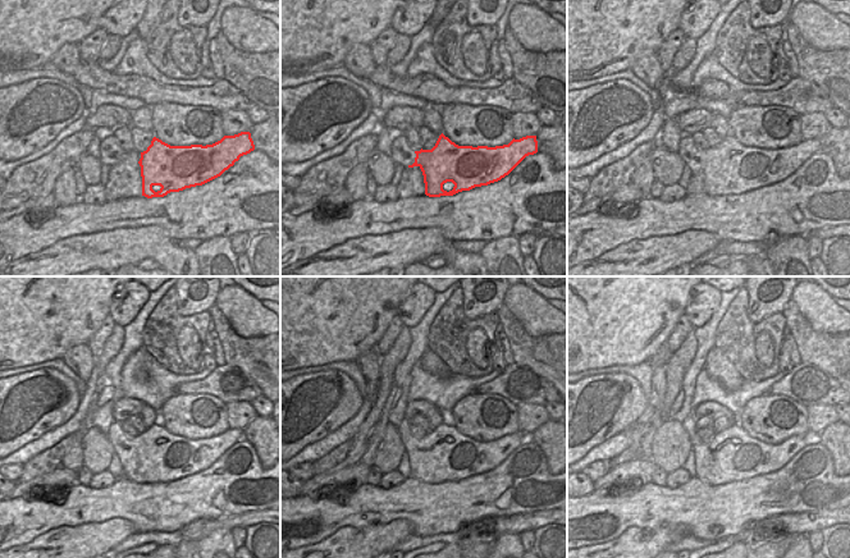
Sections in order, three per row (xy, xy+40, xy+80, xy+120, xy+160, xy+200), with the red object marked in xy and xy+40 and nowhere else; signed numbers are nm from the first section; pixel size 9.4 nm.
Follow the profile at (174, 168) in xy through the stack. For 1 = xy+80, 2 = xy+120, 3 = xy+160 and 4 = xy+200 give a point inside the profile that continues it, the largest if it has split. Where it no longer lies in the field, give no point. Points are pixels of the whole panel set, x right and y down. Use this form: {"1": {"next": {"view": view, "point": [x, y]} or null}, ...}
{"1": {"next": {"view": "xy+80", "point": [730, 169]}}, "2": {"next": {"view": "xy+120", "point": [155, 456]}}, "3": {"next": {"view": "xy+160", "point": [443, 454]}}, "4": {"next": {"view": "xy+200", "point": [732, 454]}}}

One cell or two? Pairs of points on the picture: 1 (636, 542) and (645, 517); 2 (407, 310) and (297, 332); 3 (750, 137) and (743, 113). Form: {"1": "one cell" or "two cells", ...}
{"1": "two cells", "2": "two cells", "3": "one cell"}

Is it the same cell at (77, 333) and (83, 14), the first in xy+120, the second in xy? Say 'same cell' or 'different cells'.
same cell

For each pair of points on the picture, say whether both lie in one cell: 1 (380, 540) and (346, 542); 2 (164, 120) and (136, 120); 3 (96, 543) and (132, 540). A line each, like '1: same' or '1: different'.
1: same
2: different
3: different

